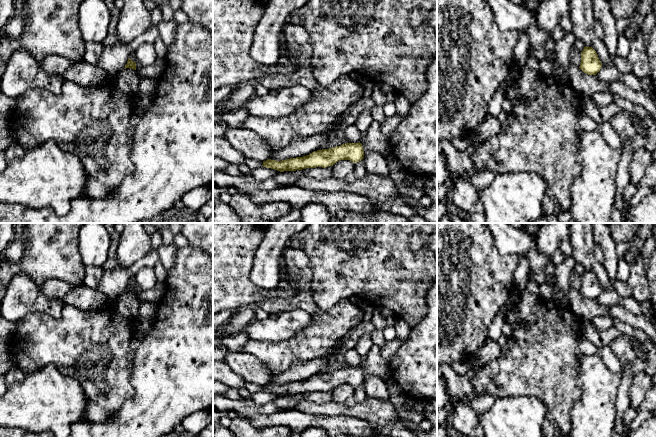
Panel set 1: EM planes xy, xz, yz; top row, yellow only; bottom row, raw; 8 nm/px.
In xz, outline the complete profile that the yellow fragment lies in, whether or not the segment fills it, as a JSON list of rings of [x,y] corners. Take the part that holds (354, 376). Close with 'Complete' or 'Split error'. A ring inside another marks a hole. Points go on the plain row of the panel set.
[[[345,367],[329,373],[317,374],[303,381],[290,382],[282,385],[268,383],[263,385],[263,391],[280,396],[296,395],[306,392],[333,390],[340,384],[350,384],[357,387],[364,382],[362,367]]]. Complete

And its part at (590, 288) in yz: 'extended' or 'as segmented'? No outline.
as segmented

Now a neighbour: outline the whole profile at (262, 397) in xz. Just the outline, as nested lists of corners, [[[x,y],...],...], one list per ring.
[[[262,390],[260,392],[256,392],[256,393],[251,394],[250,400],[255,402],[256,404],[262,405],[262,404],[266,404],[268,402],[271,402],[275,398],[278,398],[278,397],[280,397],[280,395]]]

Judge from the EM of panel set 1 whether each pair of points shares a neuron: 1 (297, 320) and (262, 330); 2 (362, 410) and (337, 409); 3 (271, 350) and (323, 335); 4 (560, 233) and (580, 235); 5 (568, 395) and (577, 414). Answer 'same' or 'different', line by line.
1: same
2: same
3: same
4: different
5: different

